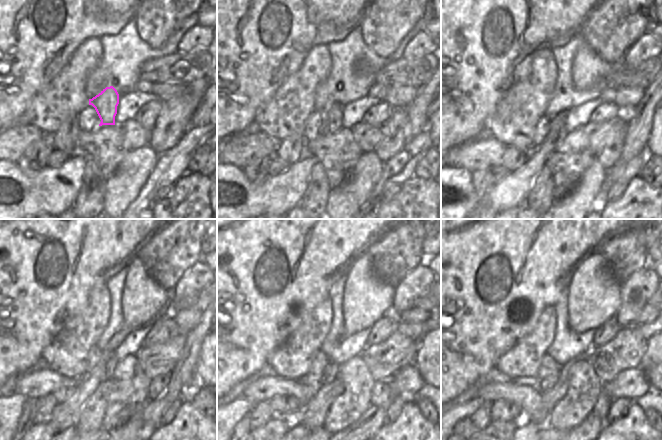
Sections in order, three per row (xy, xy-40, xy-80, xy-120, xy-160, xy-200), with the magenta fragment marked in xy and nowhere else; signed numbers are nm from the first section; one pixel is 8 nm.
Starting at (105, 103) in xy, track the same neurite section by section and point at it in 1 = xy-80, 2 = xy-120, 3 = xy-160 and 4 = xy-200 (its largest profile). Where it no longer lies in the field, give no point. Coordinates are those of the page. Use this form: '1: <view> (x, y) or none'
1: xy-80 (557, 132)
2: xy-120 (106, 365)
3: xy-160 (330, 372)
4: xy-200 (547, 383)

